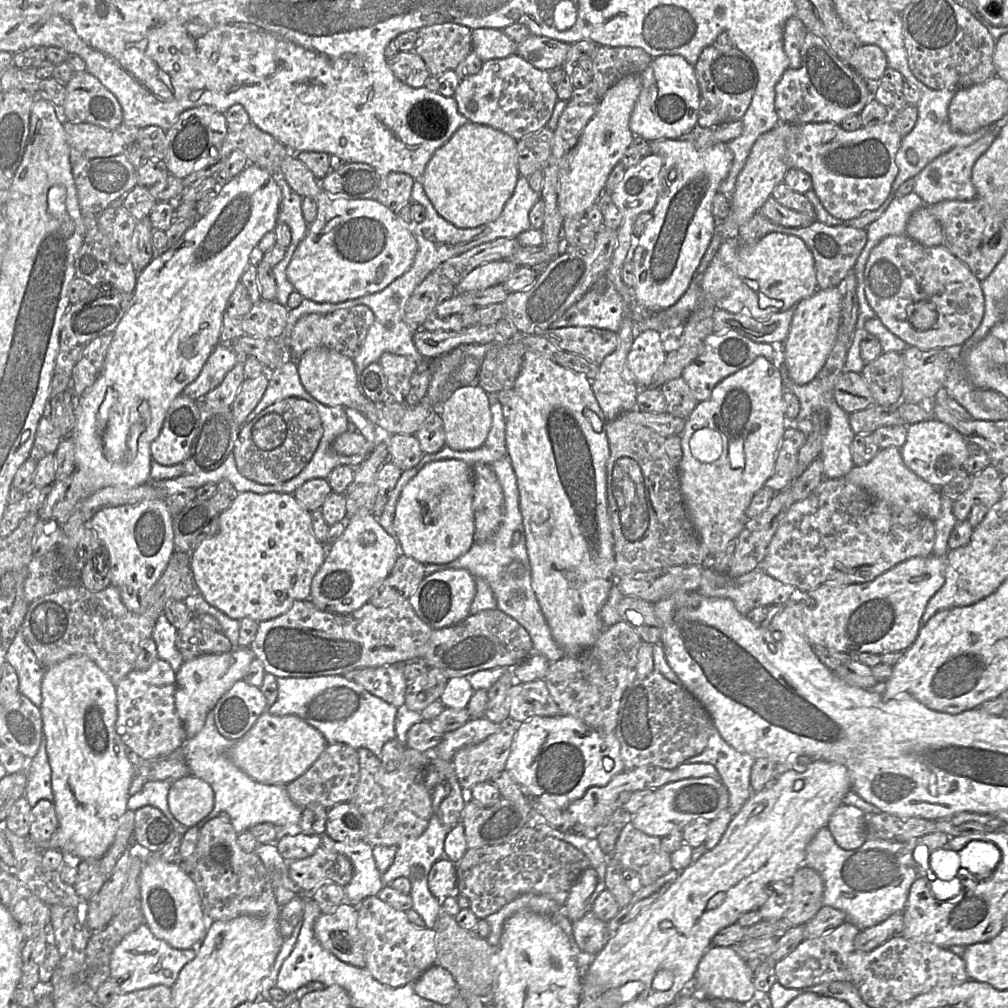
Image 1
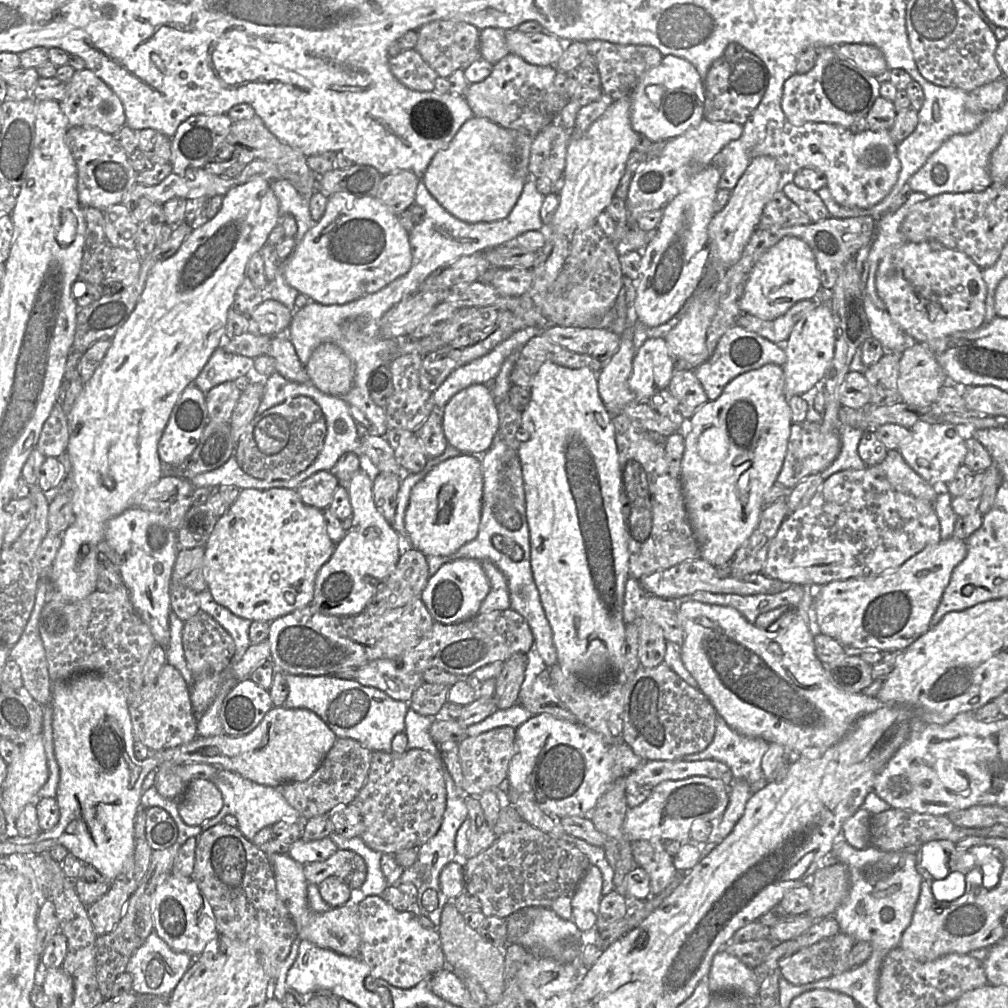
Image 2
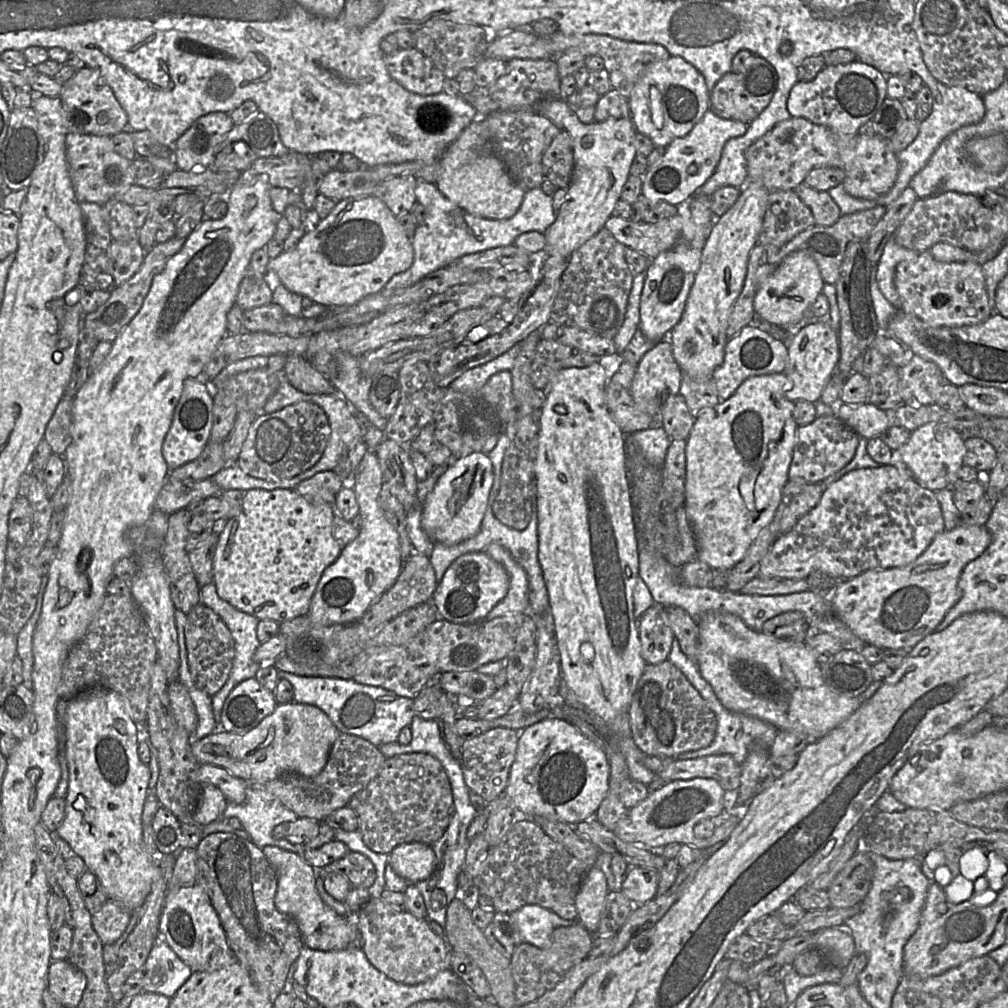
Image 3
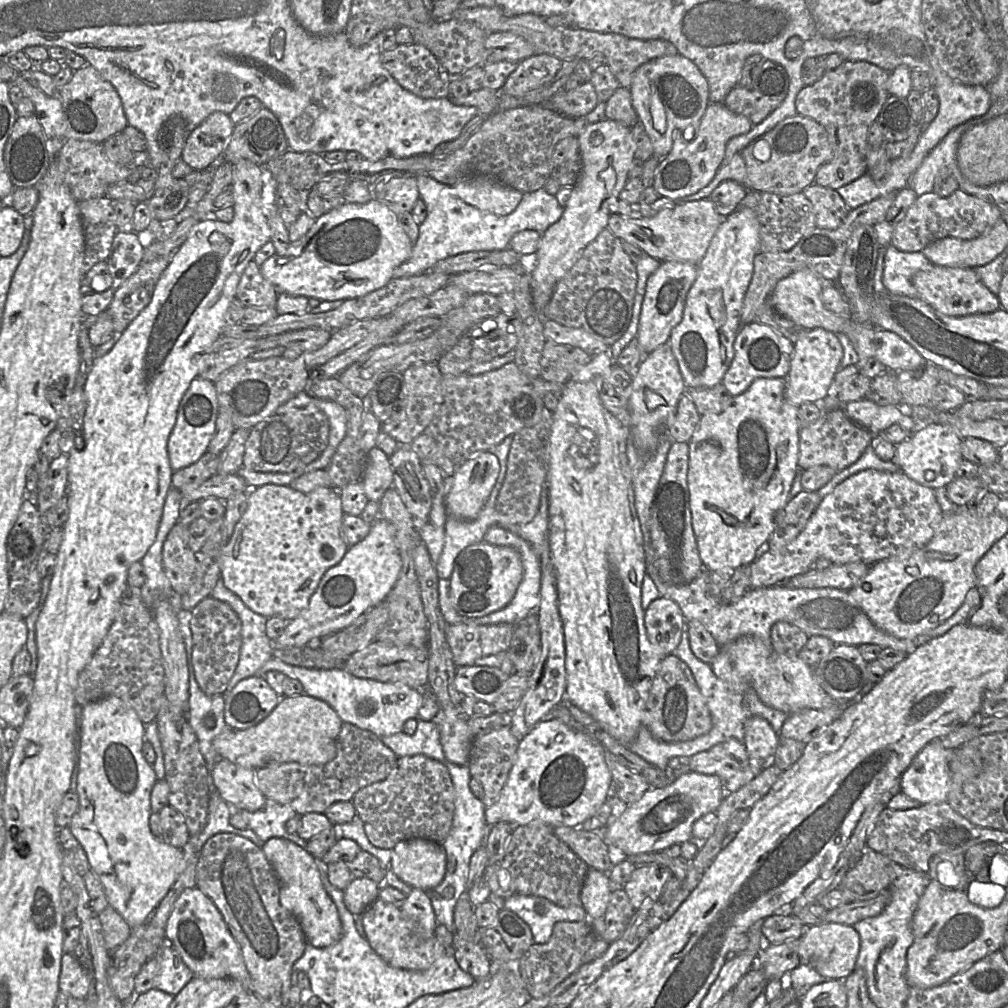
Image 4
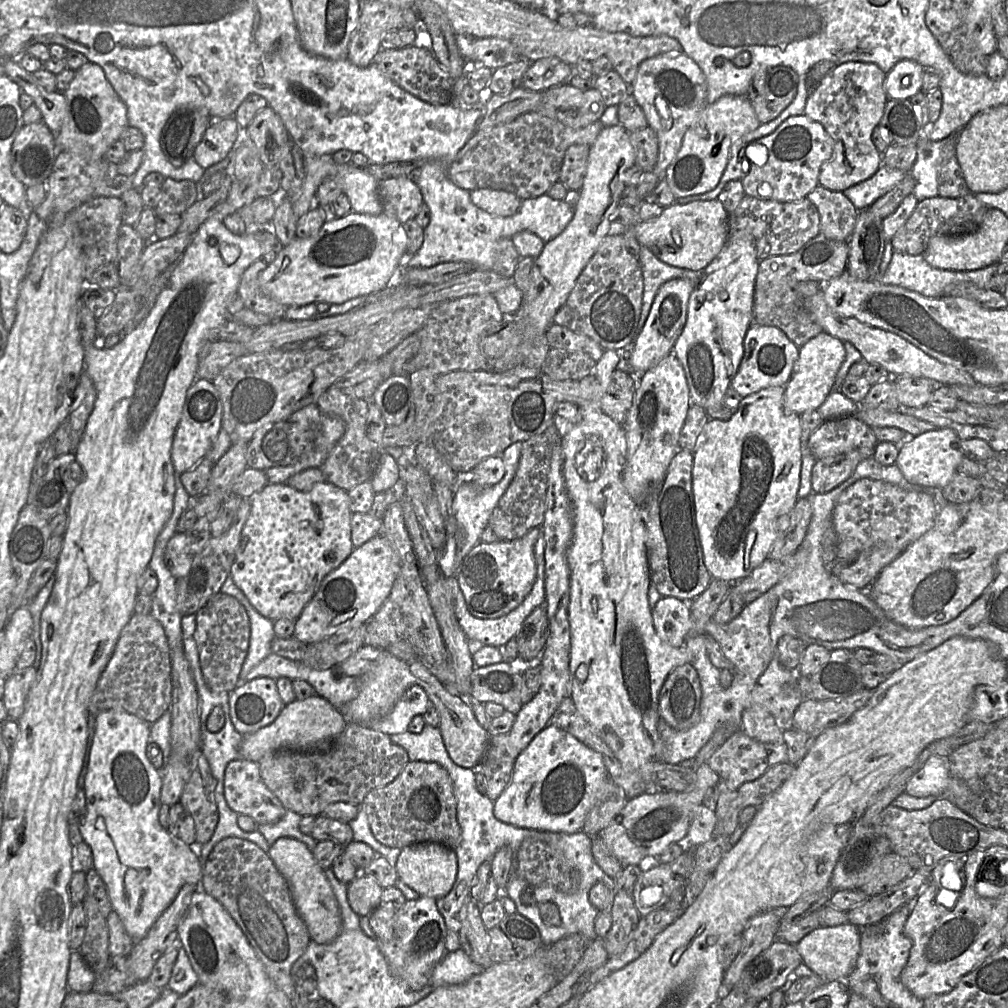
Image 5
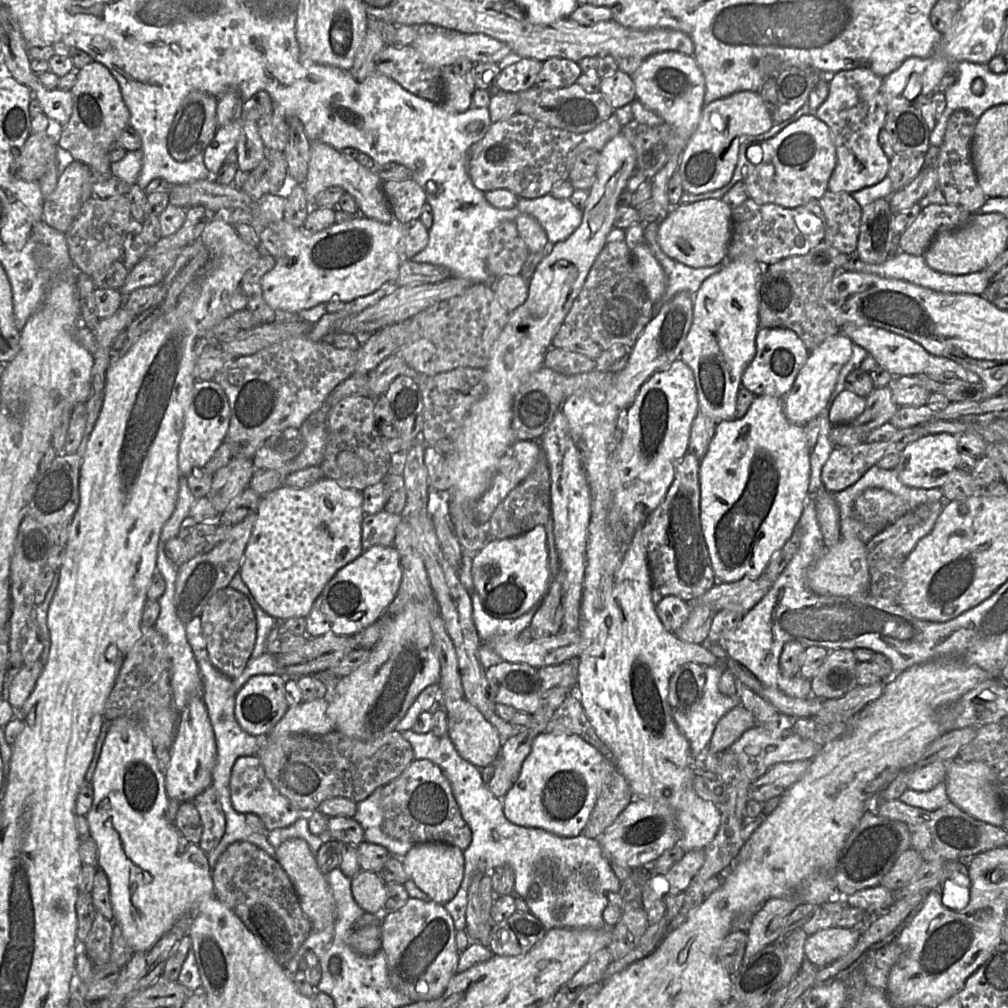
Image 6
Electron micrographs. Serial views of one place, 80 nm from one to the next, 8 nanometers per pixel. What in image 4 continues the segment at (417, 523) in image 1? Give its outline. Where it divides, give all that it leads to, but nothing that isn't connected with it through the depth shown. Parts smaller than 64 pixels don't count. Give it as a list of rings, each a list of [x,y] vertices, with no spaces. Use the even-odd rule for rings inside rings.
[[[481,451],[459,464],[451,477],[445,477],[445,505],[449,517],[472,520],[485,505],[500,472],[500,463],[492,451]]]

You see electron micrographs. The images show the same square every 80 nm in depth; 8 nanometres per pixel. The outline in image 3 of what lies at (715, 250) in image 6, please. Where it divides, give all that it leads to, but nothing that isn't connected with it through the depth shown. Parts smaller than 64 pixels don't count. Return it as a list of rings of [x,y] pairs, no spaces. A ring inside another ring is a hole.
[[[684,200],[677,205],[677,213],[675,215],[656,223],[635,222],[631,218],[623,219],[611,215],[604,227],[625,247],[630,247],[645,254],[649,259],[653,259],[660,253],[673,248],[684,239],[694,247],[703,249],[712,225],[696,225],[690,212],[690,200]]]

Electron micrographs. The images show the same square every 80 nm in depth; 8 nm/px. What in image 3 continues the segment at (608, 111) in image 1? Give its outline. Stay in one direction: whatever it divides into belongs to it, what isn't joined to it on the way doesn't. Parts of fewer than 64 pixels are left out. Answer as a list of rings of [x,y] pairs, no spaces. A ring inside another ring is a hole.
[[[563,97],[542,100],[532,111],[569,133],[573,142],[574,167],[565,201],[558,210],[555,221],[544,233],[545,254],[559,254],[568,259],[573,251],[605,226],[621,198],[636,155],[636,129],[631,118],[608,118],[601,122],[583,123]]]

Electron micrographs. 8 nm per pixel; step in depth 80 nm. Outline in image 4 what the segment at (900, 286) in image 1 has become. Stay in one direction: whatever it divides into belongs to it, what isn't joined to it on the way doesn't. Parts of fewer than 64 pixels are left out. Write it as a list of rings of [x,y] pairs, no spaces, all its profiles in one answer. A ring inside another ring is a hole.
[[[933,265],[914,274],[912,283],[918,297],[940,313],[951,317],[992,313],[1001,308],[999,298],[977,277],[972,268]]]

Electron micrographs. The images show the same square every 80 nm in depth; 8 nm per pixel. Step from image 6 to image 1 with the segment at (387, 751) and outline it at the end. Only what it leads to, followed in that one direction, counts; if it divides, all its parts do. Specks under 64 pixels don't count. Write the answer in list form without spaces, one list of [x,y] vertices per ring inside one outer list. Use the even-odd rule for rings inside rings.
[[[329,744],[315,763],[300,777],[286,786],[289,797],[302,809],[319,804],[327,810],[337,804],[349,802],[359,783],[360,768],[357,749],[345,744]]]

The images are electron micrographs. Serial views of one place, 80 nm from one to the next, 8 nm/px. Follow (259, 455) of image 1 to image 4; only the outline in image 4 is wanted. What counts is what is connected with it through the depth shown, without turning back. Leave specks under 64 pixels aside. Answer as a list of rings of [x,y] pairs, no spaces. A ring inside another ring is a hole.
[[[307,405],[288,413],[273,413],[249,430],[243,467],[249,471],[289,473],[313,462],[328,442],[327,416],[316,406]]]

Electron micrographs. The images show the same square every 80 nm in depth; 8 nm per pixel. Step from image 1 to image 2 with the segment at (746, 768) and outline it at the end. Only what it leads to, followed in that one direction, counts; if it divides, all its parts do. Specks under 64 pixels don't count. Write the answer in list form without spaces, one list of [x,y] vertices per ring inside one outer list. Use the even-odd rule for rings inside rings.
[[[716,713],[715,734],[707,748],[699,753],[683,756],[681,761],[717,760],[726,764],[732,771],[734,780],[744,779],[752,787],[753,792],[765,787],[768,783],[761,769],[761,761],[770,747],[770,743],[759,737],[744,736],[733,730],[726,721]]]

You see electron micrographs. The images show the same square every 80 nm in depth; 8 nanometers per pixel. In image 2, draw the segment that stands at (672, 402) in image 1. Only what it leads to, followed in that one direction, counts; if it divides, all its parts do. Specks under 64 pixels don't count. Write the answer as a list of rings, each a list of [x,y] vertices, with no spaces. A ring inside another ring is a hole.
[[[693,370],[675,372],[667,390],[677,399],[679,410],[686,420],[709,401]]]

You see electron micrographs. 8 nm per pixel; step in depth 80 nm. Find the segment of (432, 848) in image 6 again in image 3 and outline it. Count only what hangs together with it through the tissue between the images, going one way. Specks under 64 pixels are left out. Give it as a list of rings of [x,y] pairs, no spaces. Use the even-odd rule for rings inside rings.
[[[410,842],[398,845],[389,854],[393,870],[409,884],[428,879],[436,867],[431,845]]]

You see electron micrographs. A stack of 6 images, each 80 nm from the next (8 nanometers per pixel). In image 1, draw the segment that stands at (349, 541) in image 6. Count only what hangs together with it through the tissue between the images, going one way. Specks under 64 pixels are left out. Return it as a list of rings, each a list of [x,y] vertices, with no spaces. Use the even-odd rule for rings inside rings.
[[[246,491],[236,494],[232,498],[231,505],[220,514],[219,529],[217,533],[204,540],[194,551],[190,553],[190,567],[192,569],[199,594],[201,594],[211,606],[217,608],[233,619],[241,620],[243,618],[249,618],[257,622],[262,622],[284,614],[296,601],[310,599],[313,577],[325,561],[327,548],[329,546],[330,545],[325,545],[317,540],[312,530],[311,511],[305,509],[297,501],[293,494],[279,492],[261,494]]]

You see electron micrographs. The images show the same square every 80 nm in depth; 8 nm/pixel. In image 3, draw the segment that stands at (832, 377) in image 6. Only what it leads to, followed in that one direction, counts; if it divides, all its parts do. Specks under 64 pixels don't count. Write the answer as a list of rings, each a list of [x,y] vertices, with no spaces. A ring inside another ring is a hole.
[[[828,319],[809,323],[795,332],[786,345],[788,347],[785,369],[785,374],[788,377],[786,397],[794,403],[799,400],[811,403],[819,402],[823,389],[835,374],[840,357],[836,328]]]

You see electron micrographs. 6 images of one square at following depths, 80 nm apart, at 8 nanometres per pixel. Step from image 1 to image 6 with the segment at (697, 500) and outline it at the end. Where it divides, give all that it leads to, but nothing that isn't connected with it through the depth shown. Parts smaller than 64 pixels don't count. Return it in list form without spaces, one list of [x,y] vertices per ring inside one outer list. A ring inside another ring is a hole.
[[[758,395],[743,417],[716,423],[715,435],[709,444],[706,455],[700,460],[699,483],[701,527],[717,582],[733,583],[743,578],[752,580],[759,578],[765,572],[774,553],[780,550],[792,536],[808,498],[812,498],[808,494],[810,483],[810,450],[803,426],[794,424],[785,417],[783,399],[777,397]]]

